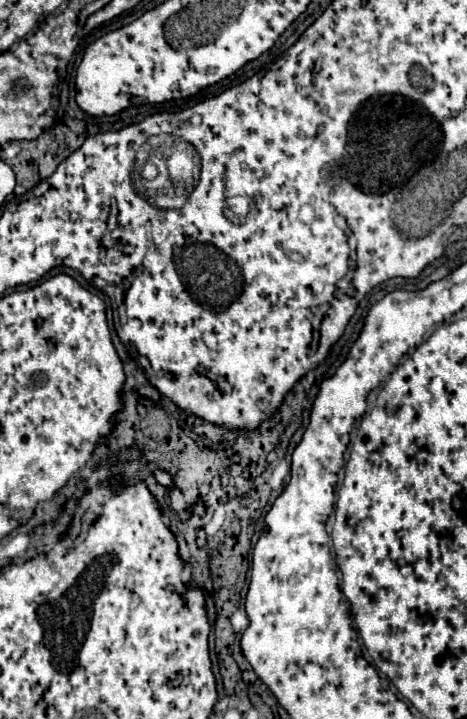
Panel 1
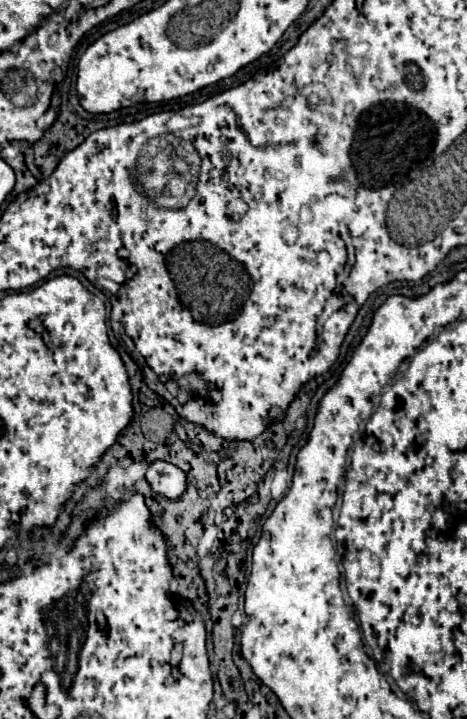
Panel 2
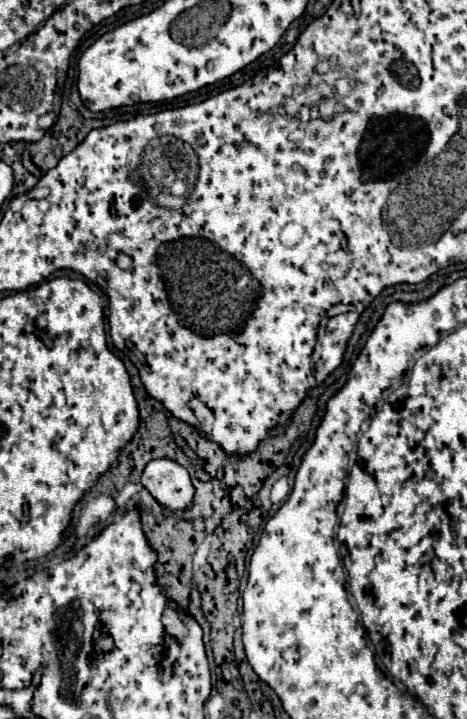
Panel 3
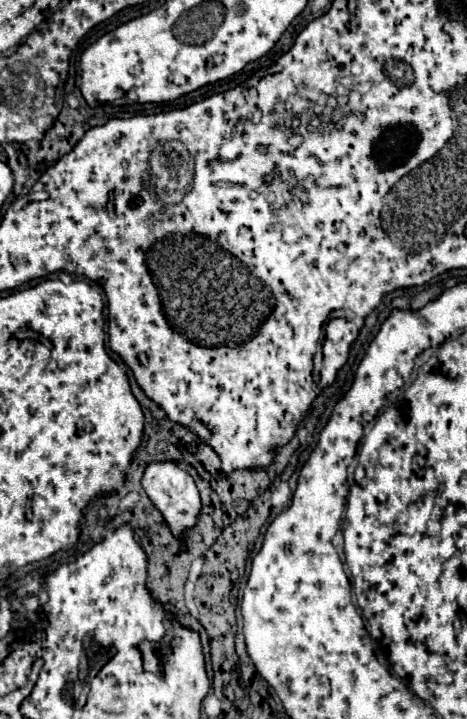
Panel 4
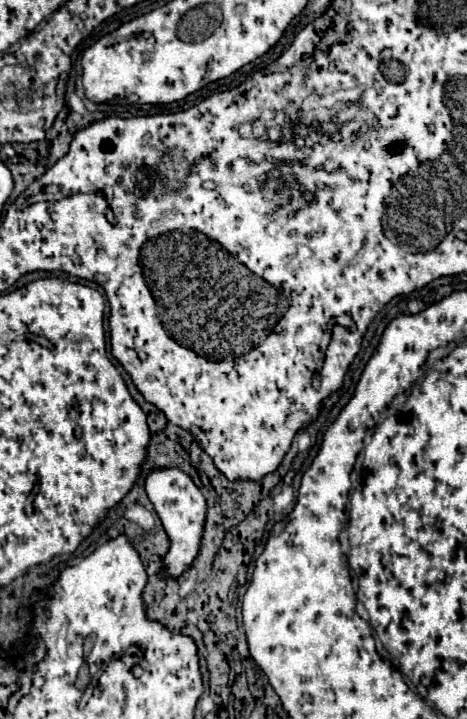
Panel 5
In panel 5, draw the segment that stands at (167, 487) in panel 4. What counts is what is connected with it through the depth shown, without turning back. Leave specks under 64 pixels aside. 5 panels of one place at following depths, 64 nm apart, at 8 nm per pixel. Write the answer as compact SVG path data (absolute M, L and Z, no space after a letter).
M178 468L150 472L146 478L146 494L154 504L154 510L170 538L170 550L162 570L170 570L170 580L180 578L194 564L194 558L200 550L202 530L206 520L206 500L198 490L198 486L190 480L190 476Z

